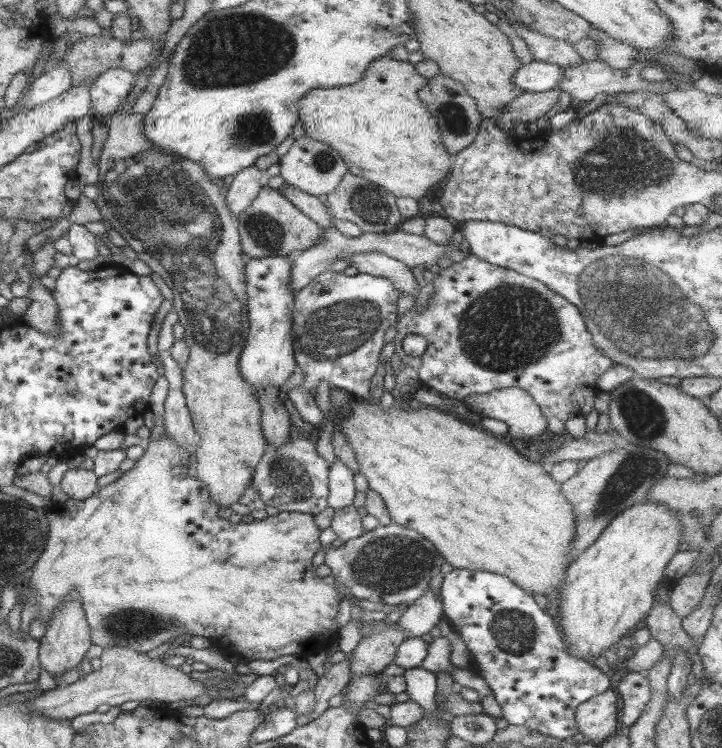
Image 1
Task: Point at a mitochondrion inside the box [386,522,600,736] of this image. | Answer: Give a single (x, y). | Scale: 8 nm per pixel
(513, 632)

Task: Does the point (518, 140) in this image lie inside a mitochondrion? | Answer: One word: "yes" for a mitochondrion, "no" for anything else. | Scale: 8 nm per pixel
no

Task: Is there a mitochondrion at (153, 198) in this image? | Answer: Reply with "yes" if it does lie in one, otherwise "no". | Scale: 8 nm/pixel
yes

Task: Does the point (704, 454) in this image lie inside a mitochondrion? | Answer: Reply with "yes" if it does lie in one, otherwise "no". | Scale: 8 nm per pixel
no

